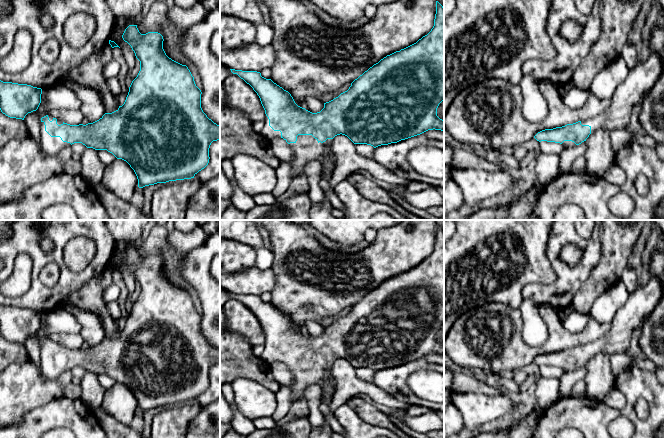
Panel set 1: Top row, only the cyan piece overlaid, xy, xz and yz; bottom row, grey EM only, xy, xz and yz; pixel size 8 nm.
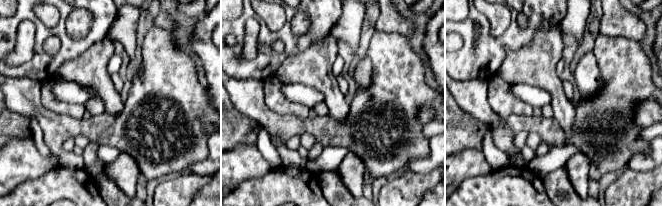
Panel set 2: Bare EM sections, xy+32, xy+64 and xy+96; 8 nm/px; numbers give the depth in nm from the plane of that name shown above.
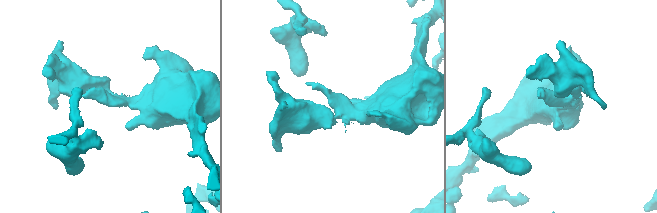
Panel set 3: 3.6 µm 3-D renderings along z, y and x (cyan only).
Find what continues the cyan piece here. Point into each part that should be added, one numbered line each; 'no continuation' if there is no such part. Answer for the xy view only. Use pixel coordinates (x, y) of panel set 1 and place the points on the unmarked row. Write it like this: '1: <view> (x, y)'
1: xy (51, 369)

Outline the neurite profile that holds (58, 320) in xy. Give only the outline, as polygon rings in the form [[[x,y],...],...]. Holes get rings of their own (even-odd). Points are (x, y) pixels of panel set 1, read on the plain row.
[[[61,306],[47,312],[45,326],[40,327],[38,333],[28,337],[24,345],[28,351],[29,359],[34,361],[38,367],[41,366],[40,350],[41,342],[49,339],[53,333],[77,334],[81,331],[81,324],[73,313]]]

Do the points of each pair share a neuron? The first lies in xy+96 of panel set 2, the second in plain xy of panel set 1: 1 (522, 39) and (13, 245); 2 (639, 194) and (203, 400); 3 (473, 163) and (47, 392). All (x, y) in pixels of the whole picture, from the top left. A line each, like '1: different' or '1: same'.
1: same
2: different
3: same

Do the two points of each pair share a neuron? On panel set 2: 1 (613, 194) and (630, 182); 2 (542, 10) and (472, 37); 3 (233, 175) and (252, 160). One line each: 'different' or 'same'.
1: same
2: same
3: same

